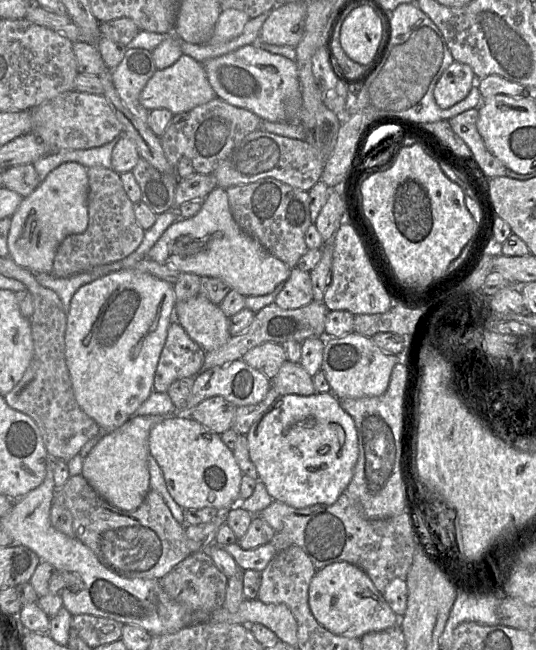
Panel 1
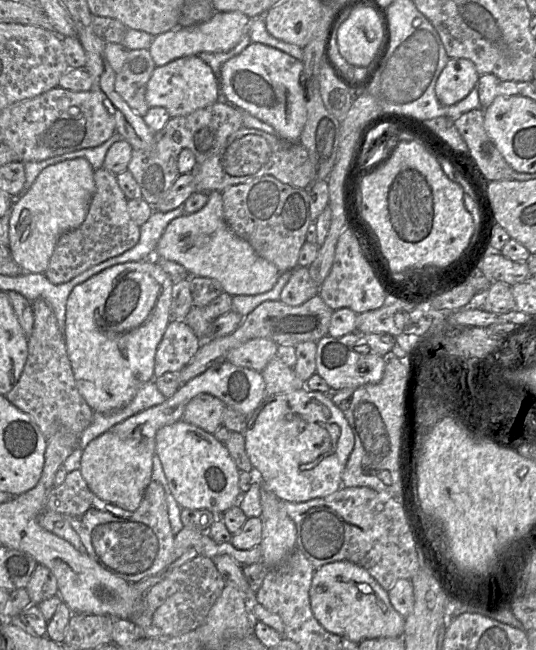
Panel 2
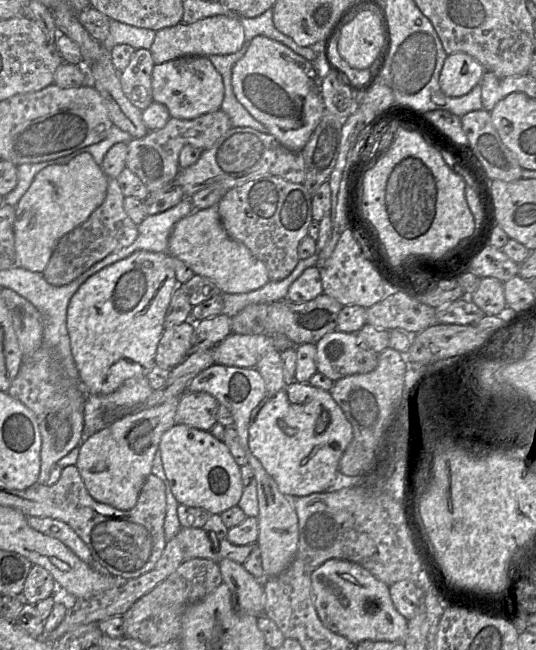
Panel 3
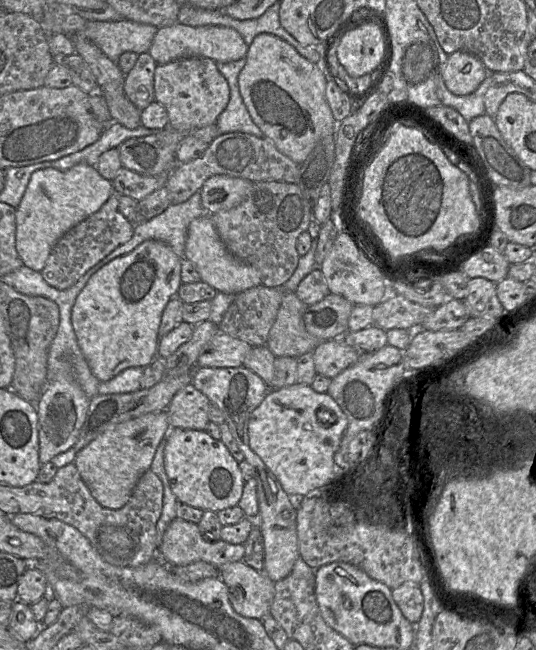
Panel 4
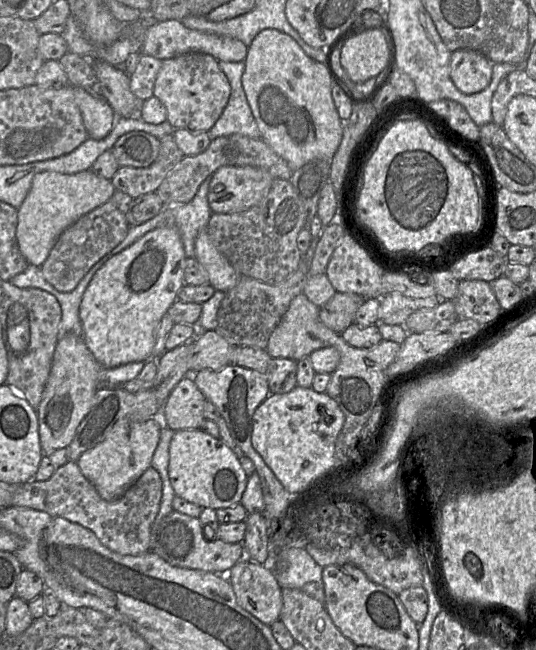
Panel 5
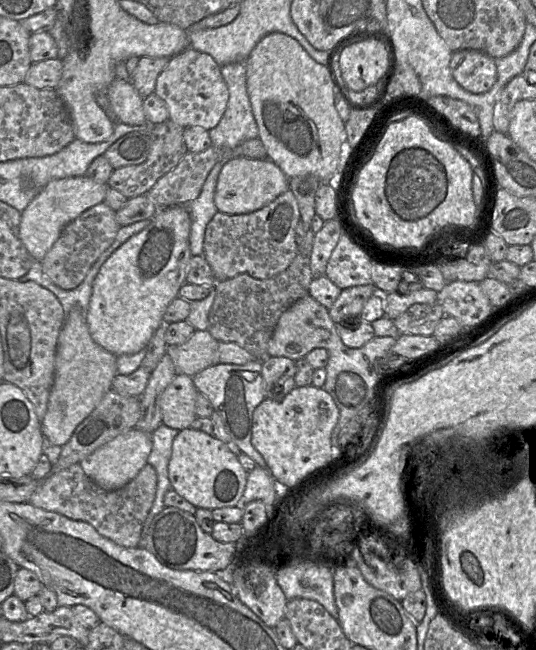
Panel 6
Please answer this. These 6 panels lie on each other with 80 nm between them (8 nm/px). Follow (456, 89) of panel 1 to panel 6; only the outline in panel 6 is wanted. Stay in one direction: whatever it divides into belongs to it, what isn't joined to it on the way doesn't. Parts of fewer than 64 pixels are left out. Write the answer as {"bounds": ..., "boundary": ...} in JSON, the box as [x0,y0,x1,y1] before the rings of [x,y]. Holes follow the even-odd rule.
{"bounds":[450,49,497,94],"boundary":[[[473,49],[453,51],[450,69],[457,83],[473,94],[489,91],[497,80],[495,59]]]}

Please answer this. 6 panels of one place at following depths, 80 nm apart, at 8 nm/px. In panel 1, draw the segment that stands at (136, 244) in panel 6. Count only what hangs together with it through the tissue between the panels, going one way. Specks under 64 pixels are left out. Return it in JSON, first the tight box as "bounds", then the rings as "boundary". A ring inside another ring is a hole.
{"bounds":[65,269,175,432],"boundary":[[[133,269],[99,277],[74,293],[65,331],[66,364],[79,406],[103,432],[125,424],[154,390],[154,375],[168,327],[174,319],[175,304],[173,284]]]}

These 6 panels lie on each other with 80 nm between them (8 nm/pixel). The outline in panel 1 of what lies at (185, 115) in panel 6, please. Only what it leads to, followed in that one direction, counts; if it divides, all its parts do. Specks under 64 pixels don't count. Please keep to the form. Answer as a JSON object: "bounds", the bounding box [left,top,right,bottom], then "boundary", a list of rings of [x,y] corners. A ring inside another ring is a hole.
{"bounds":[139,54,217,115],"boundary":[[[183,54],[170,67],[155,71],[141,91],[139,102],[149,111],[167,109],[176,115],[206,104],[216,97],[217,95],[207,79],[203,64]]]}

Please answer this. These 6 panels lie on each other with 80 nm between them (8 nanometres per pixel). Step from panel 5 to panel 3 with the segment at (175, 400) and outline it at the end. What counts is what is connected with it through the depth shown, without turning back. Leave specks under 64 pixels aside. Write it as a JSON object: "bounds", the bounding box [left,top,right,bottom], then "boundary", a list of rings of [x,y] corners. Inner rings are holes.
{"bounds":[175,391,218,431],"boundary":[[[184,391],[178,398],[175,423],[209,431],[217,422],[218,401],[207,392]]]}

